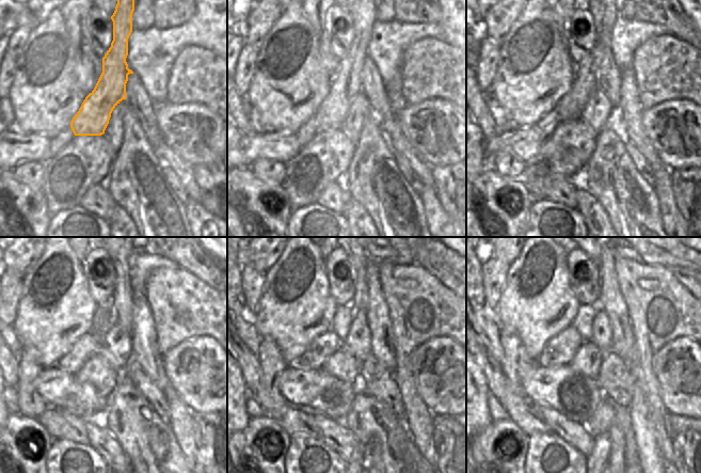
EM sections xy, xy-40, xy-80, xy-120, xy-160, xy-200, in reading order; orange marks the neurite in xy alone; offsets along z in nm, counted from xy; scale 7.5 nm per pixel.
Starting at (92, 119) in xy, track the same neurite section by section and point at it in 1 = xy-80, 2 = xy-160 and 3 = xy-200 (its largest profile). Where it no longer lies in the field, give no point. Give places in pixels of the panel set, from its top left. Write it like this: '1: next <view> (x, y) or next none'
1: next xy-80 (588, 74)
2: next xy-160 (359, 258)
3: next xy-200 (595, 258)

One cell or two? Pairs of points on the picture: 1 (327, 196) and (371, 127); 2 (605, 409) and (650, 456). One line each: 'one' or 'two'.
1: two
2: two

